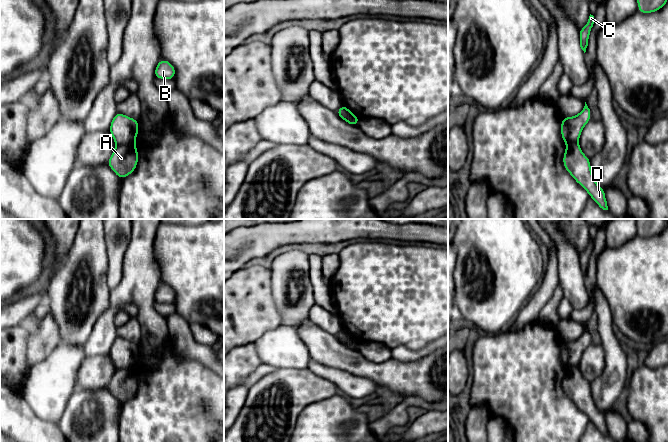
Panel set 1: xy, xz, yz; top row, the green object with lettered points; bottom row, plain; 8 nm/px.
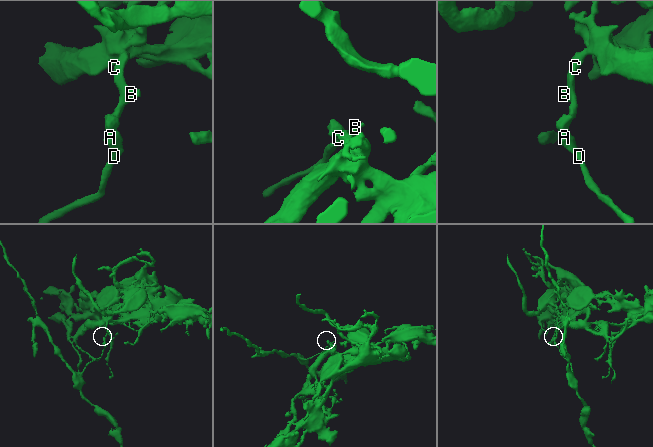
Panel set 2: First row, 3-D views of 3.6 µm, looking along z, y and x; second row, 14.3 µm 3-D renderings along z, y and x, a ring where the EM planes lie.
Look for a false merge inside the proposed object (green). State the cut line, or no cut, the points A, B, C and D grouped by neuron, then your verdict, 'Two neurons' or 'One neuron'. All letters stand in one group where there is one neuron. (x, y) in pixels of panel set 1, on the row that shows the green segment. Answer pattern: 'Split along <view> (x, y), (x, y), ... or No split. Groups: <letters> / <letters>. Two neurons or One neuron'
Split along xy (133, 142), (117, 146). Groups: A D / B C. Two neurons

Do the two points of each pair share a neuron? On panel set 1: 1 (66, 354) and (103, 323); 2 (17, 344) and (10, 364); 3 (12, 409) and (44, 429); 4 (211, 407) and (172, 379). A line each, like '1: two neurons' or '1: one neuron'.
1: two neurons
2: one neuron
3: one neuron
4: one neuron

